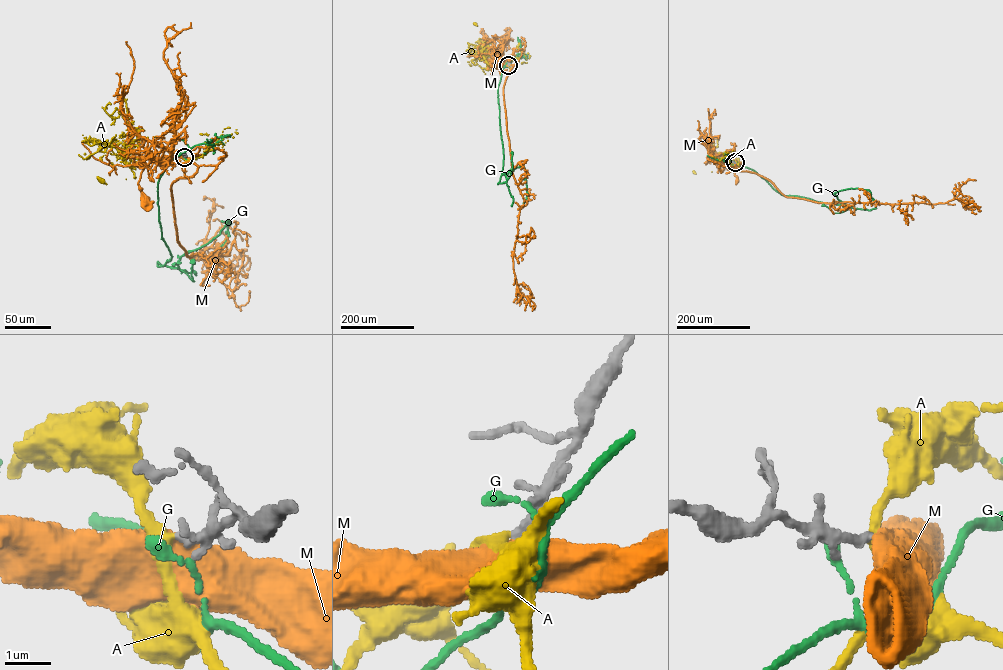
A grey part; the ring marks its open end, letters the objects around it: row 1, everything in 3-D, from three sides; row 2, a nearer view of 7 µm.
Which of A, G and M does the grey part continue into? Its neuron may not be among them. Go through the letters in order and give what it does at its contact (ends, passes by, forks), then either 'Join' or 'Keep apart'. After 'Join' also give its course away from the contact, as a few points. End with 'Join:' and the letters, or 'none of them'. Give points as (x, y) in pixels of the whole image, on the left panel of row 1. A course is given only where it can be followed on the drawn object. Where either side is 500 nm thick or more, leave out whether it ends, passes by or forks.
A: It passes by. Keep apart
G: It ends there. Keep apart
M: Keep apart
Join: none of them

